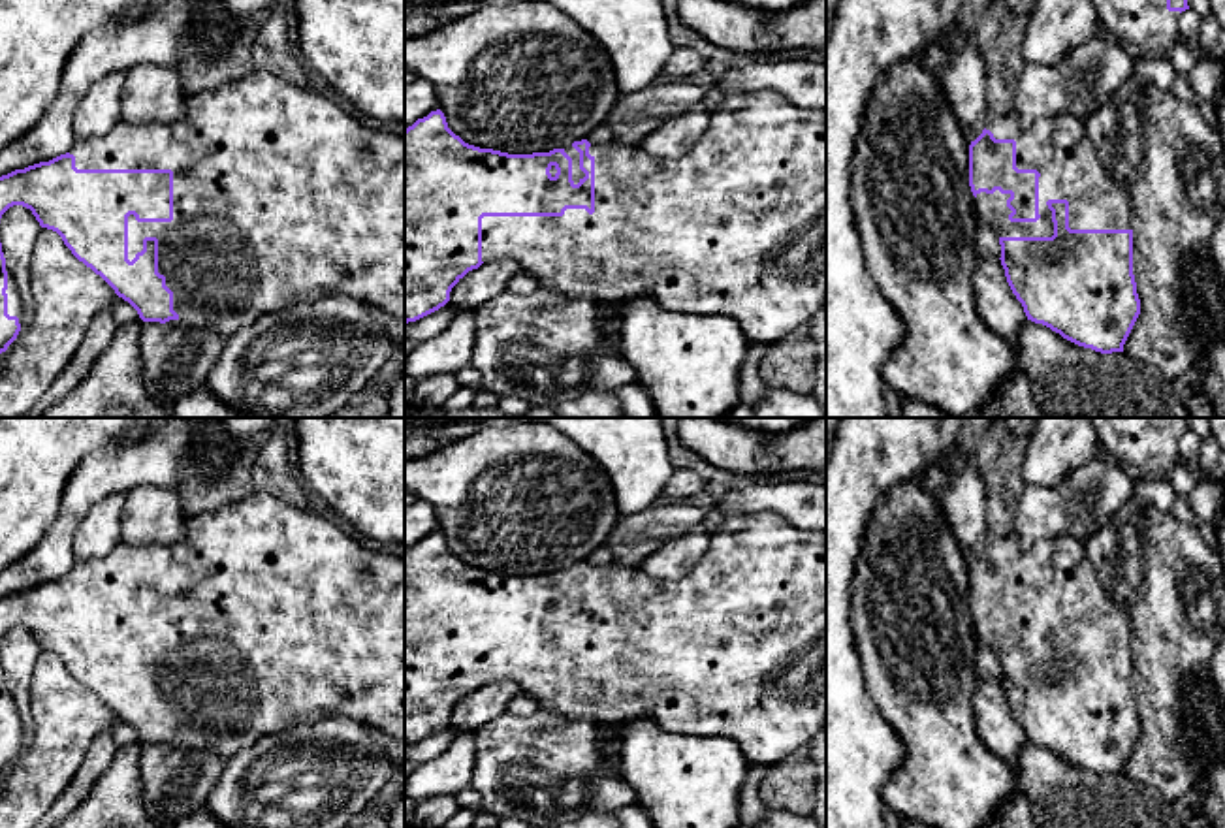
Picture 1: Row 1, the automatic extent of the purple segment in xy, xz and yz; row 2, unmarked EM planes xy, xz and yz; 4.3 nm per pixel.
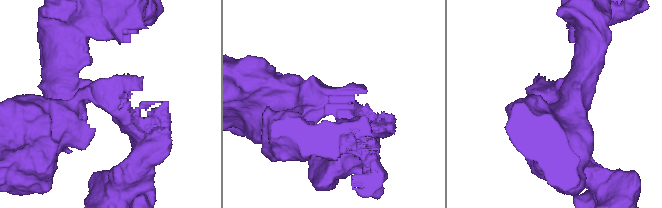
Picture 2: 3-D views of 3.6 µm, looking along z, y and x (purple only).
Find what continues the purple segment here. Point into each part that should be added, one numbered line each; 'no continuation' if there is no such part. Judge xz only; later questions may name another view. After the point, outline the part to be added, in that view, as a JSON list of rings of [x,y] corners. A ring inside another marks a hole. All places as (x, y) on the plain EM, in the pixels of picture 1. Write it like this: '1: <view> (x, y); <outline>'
1: xz (736, 648); [[[773,512],[724,514],[719,529],[709,534],[709,548],[700,563],[681,580],[668,581],[644,576],[640,568],[621,565],[591,566],[595,580],[595,634],[566,630],[563,638],[484,638],[482,683],[512,679],[521,693],[538,700],[540,708],[568,719],[630,723],[636,717],[655,721],[666,732],[681,736],[724,736],[734,740],[749,764],[775,766],[803,749],[826,723],[826,533],[798,529]]]

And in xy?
1: xy (281, 618); [[[252,491],[243,499],[211,512],[190,516],[183,538],[169,546],[119,544],[105,557],[75,563],[70,572],[77,591],[171,591],[173,593],[173,642],[137,644],[128,638],[128,681],[143,672],[145,659],[158,661],[158,694],[173,713],[177,741],[166,743],[188,751],[207,751],[230,760],[243,749],[250,749],[262,738],[301,728],[320,717],[348,717],[391,738],[405,740],[405,557],[380,551],[361,538],[348,534],[333,521],[310,508],[297,508],[271,493]]]

